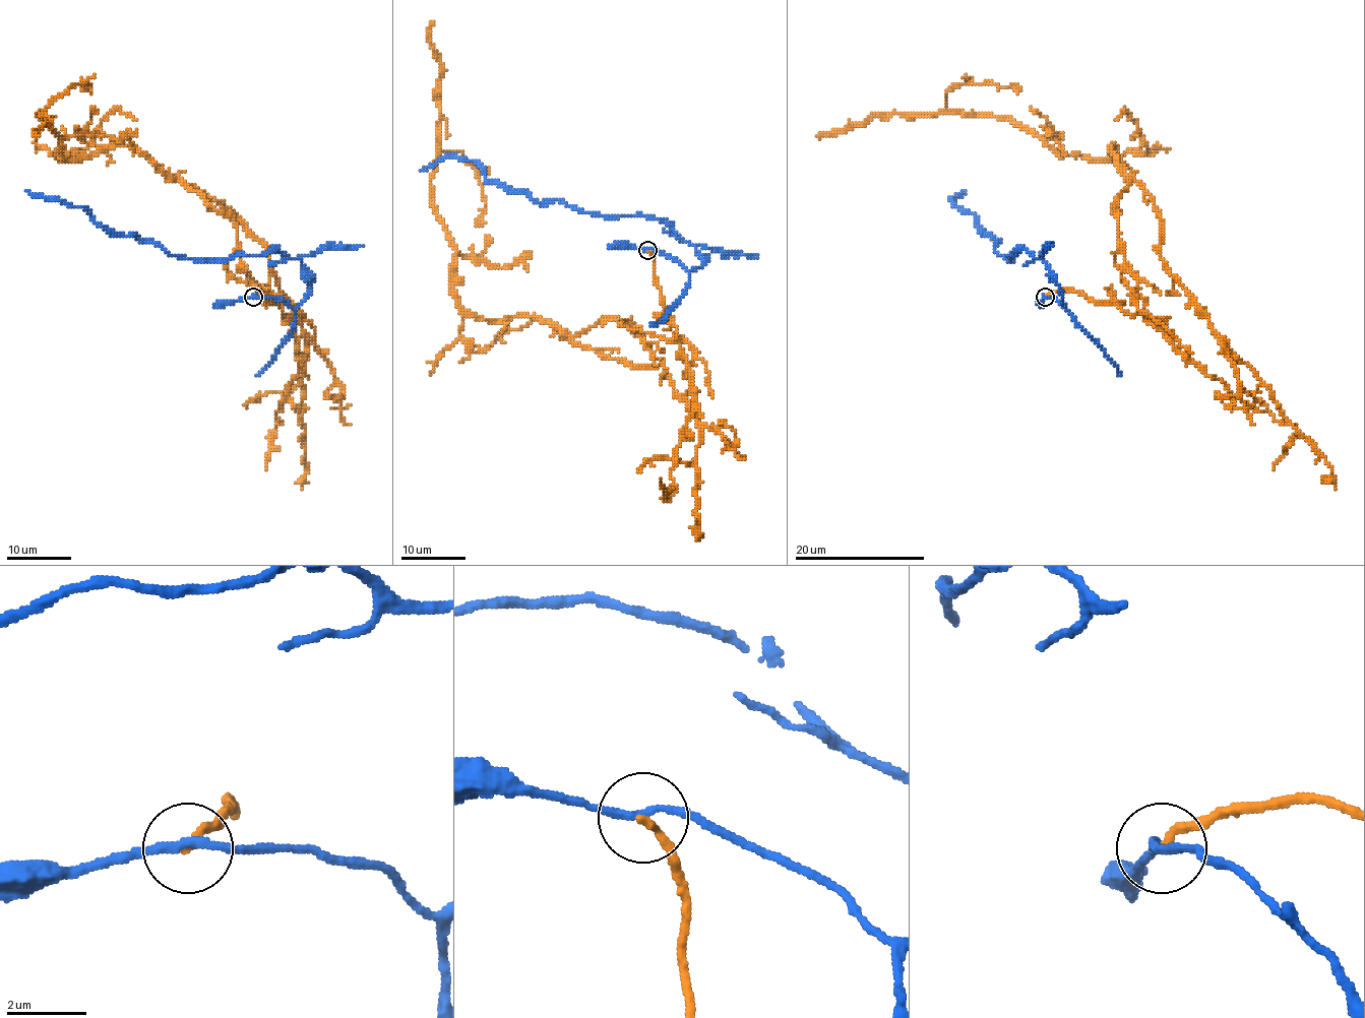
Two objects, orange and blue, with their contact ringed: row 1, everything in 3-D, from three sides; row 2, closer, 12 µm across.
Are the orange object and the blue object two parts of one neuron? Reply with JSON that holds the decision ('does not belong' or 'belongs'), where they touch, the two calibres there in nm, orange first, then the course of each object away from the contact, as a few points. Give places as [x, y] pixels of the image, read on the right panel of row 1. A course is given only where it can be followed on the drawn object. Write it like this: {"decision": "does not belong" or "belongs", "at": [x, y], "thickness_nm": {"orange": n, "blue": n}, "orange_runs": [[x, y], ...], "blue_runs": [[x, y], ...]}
{"decision": "does not belong", "at": [1045, 297], "thickness_nm": {"orange": 220, "blue": 200}, "orange_runs": [[1046, 297], [1159, 324], [1115, 258], [1130, 180], [1112, 146], [1060, 154], [951, 112], [815, 136]], "blue_runs": [[1046, 297], [1065, 307], [1044, 261], [1019, 250], [1011, 261], [1000, 256], [976, 217], [951, 201], [966, 191]]}

